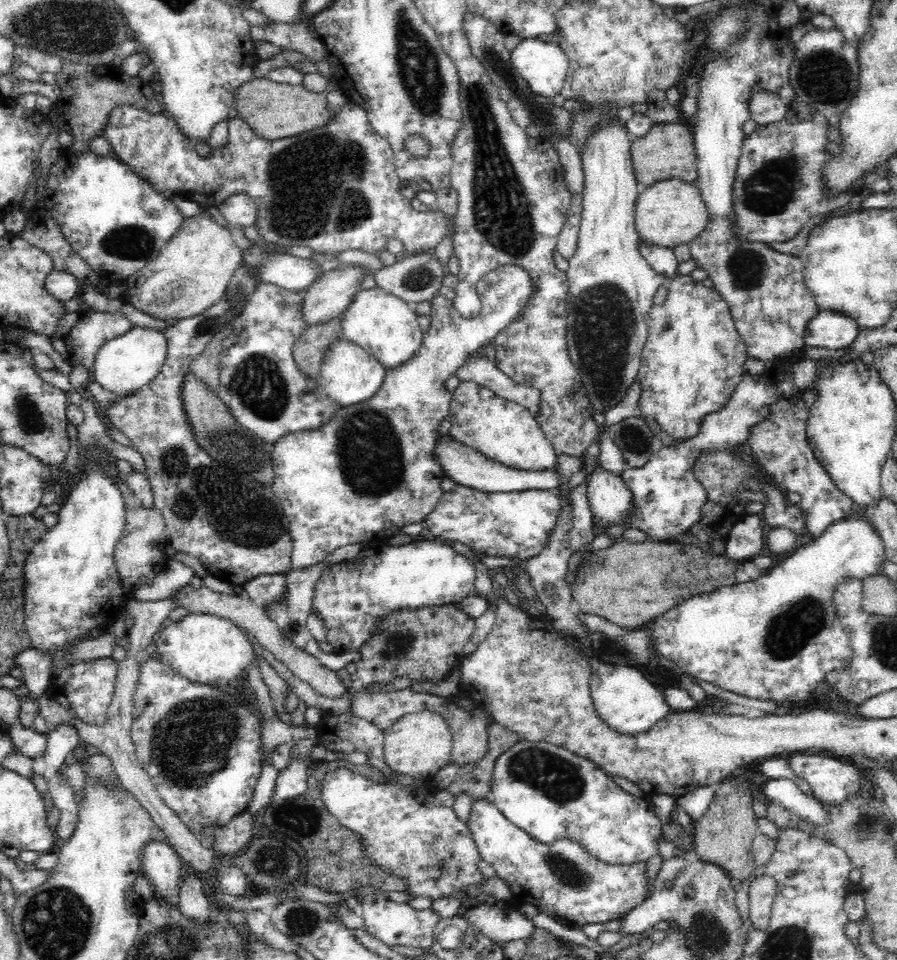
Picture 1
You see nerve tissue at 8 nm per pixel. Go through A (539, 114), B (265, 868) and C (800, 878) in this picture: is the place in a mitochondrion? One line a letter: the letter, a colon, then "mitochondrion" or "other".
A: mitochondrion
B: mitochondrion
C: other

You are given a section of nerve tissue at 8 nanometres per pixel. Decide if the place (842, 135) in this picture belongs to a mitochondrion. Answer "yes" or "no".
no

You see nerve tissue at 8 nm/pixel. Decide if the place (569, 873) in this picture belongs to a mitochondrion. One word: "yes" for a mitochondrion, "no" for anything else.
yes

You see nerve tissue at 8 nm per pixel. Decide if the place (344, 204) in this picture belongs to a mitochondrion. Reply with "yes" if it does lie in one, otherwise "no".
yes

